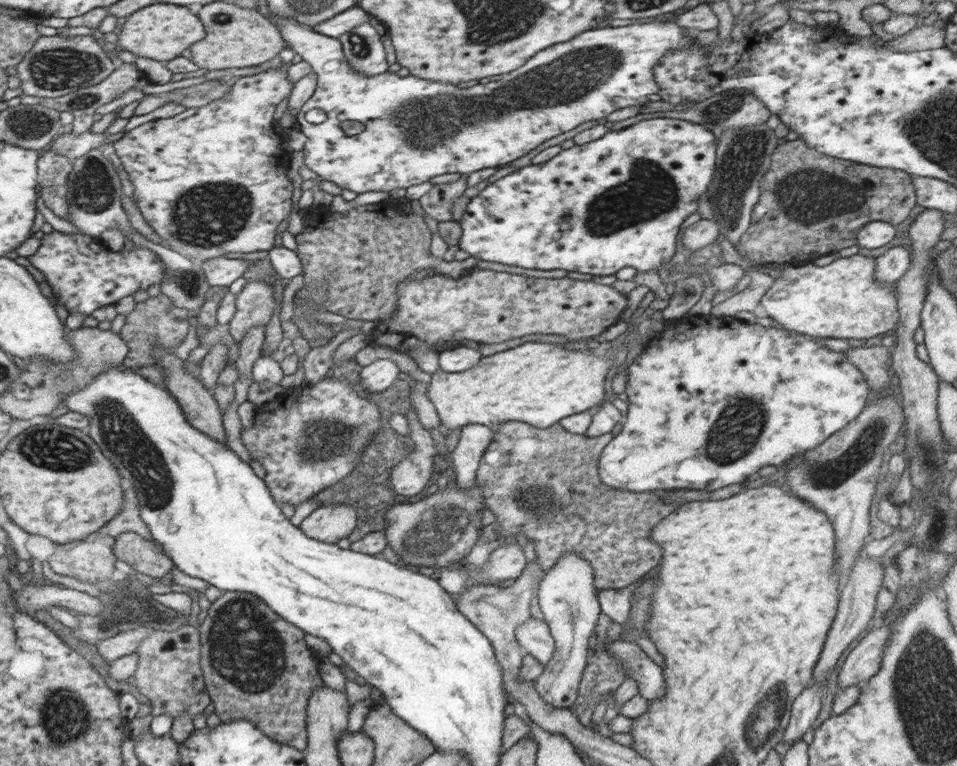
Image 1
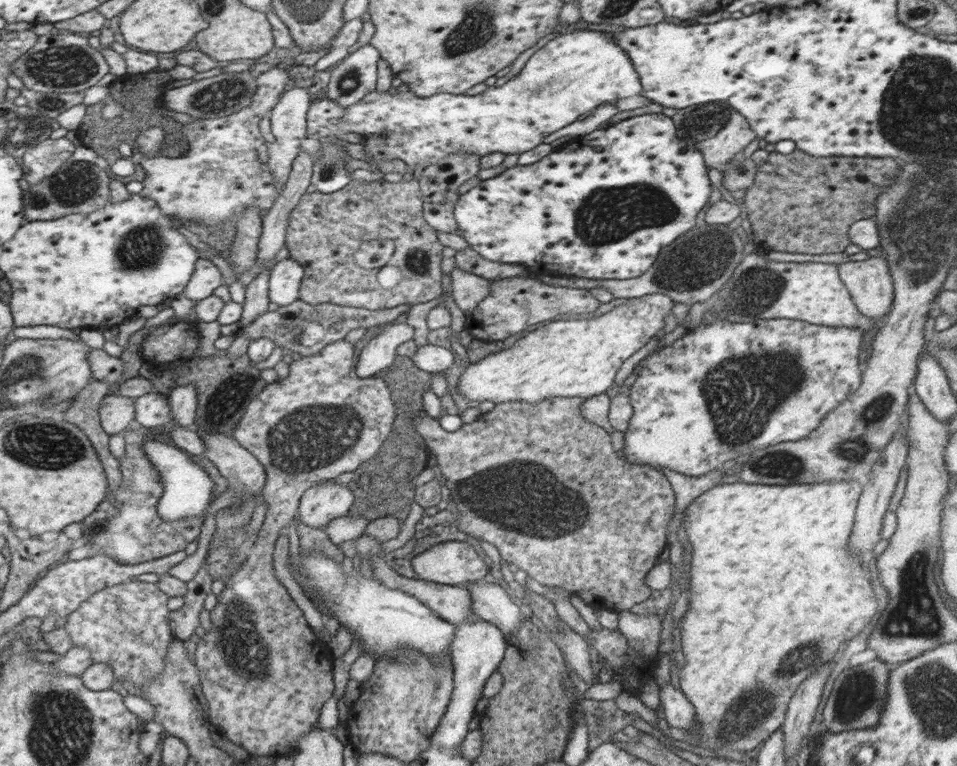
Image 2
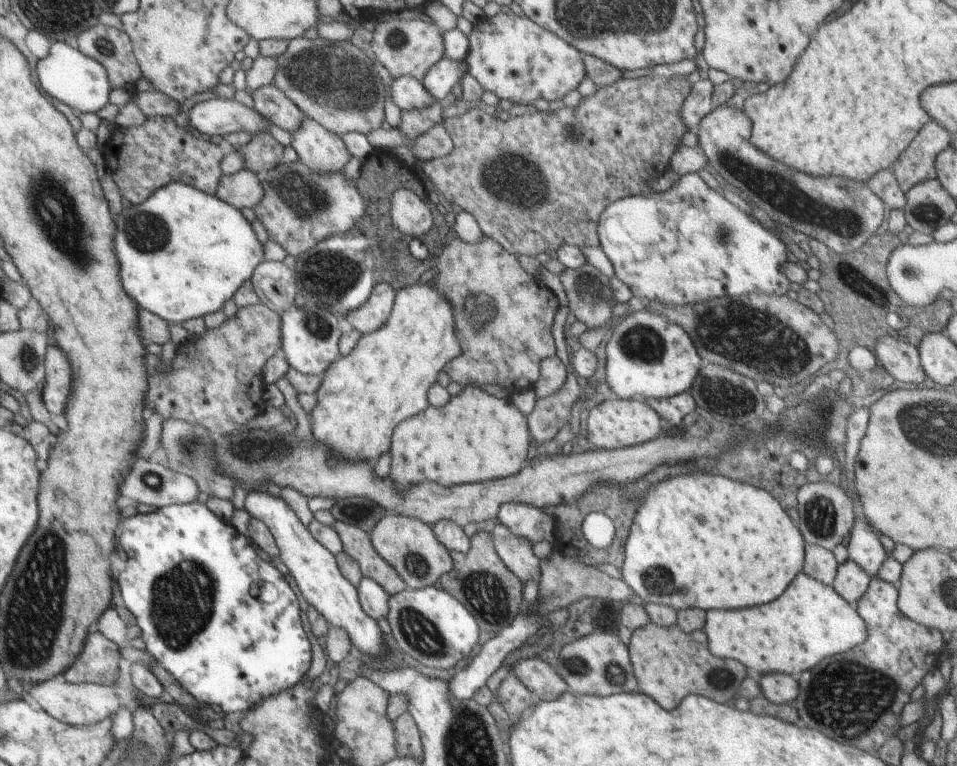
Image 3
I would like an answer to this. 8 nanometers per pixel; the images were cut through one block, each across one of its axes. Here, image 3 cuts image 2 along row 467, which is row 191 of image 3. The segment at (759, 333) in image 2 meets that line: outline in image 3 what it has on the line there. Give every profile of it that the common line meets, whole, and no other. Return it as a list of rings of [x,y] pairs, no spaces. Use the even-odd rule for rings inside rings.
[[[698,173],[680,175],[672,187],[660,193],[654,191],[650,195],[617,199],[601,214],[596,232],[615,276],[631,288],[634,296],[649,302],[684,306],[714,298],[749,296],[755,292],[783,296],[791,290],[791,282],[782,272],[790,251],[780,239],[781,232],[764,228],[756,218],[728,202],[720,189],[712,190]]]

